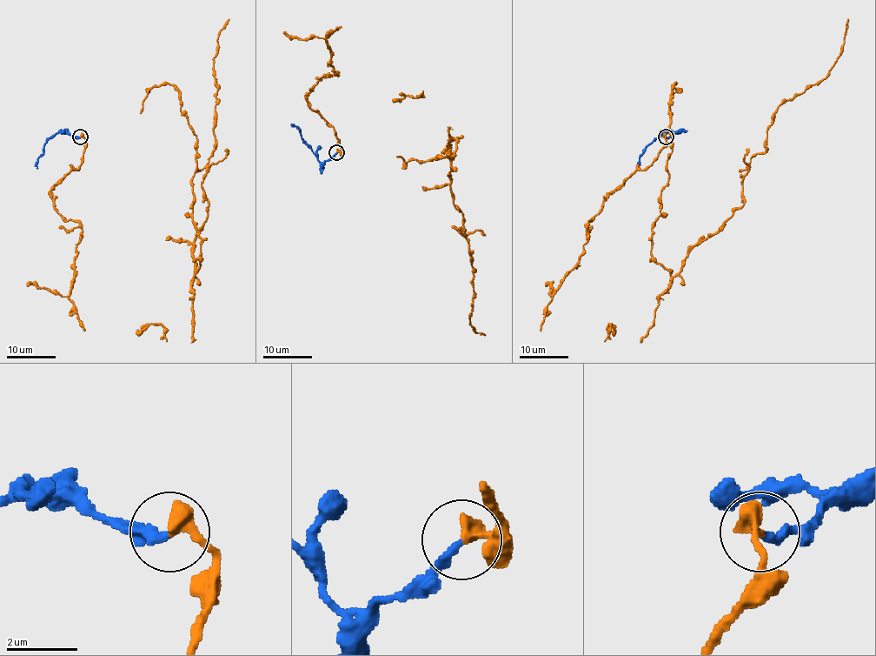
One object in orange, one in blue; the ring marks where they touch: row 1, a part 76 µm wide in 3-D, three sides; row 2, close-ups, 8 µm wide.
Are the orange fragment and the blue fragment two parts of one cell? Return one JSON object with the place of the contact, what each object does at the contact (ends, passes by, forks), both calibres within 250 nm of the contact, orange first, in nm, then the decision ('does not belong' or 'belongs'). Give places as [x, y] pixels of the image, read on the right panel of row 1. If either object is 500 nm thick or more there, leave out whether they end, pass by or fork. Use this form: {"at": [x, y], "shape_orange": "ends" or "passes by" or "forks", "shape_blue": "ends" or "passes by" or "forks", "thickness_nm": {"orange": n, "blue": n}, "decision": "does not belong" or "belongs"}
{"at": [666, 137], "thickness_nm": {"orange": 500, "blue": 240}, "decision": "does not belong"}

